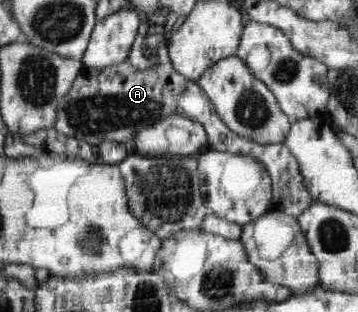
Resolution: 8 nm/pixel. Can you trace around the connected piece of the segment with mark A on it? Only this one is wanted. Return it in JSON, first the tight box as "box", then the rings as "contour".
{"box":[55,33,258,155],"contour":[[[162,33],[157,43],[160,60],[148,69],[138,69],[128,62],[102,68],[84,66],[68,95],[60,101],[55,126],[57,131],[71,139],[84,141],[92,149],[106,139],[129,144],[144,127],[174,114],[191,117],[203,124],[207,129],[210,149],[250,155],[258,143],[228,127],[199,83],[188,80],[174,68],[168,43],[167,35]]]}

